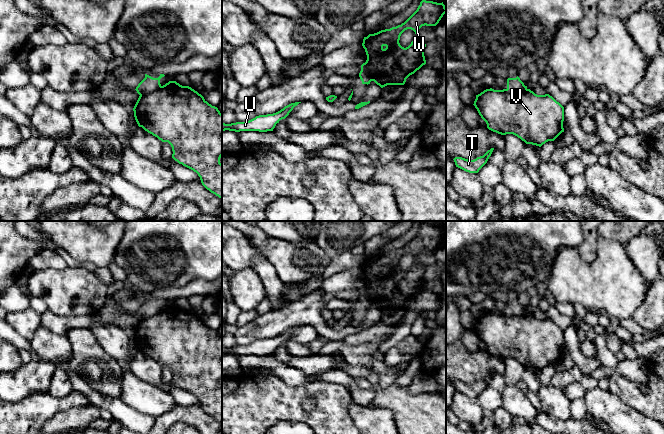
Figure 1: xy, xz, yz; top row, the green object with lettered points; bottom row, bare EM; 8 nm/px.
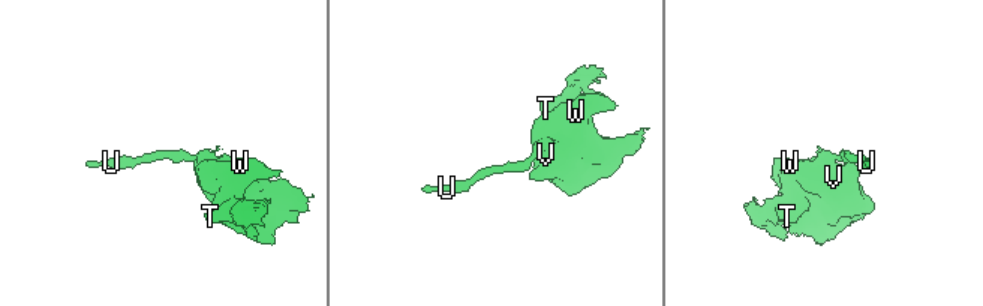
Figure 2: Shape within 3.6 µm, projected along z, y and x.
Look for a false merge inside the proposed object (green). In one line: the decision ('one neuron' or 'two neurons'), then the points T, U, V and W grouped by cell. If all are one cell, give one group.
two neurons; groups T V W / U

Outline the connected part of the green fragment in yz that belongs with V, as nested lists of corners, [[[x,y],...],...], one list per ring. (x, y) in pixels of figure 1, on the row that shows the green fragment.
[[[490,88],[476,95],[473,105],[489,130],[513,134],[526,144],[541,147],[564,132],[564,107],[549,94]]]

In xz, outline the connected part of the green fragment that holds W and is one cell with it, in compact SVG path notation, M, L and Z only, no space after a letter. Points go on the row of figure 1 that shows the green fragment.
M422 0L417 10L401 25L364 37L362 46L367 55L366 62L376 67L372 81L381 88L404 85L410 75L426 64L426 44L415 38L404 48L399 43L401 34L407 29L417 34L422 26L436 26L445 13L443 2Z

